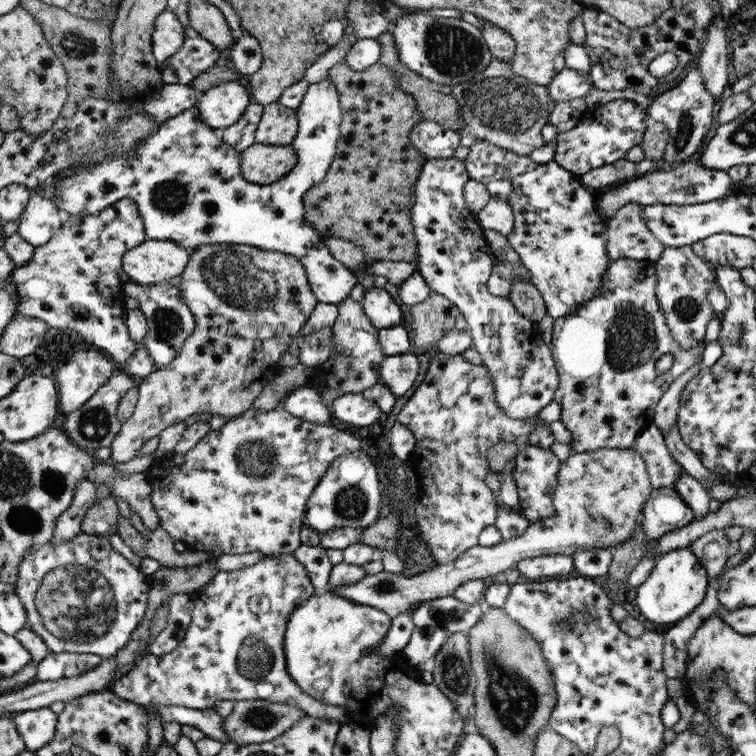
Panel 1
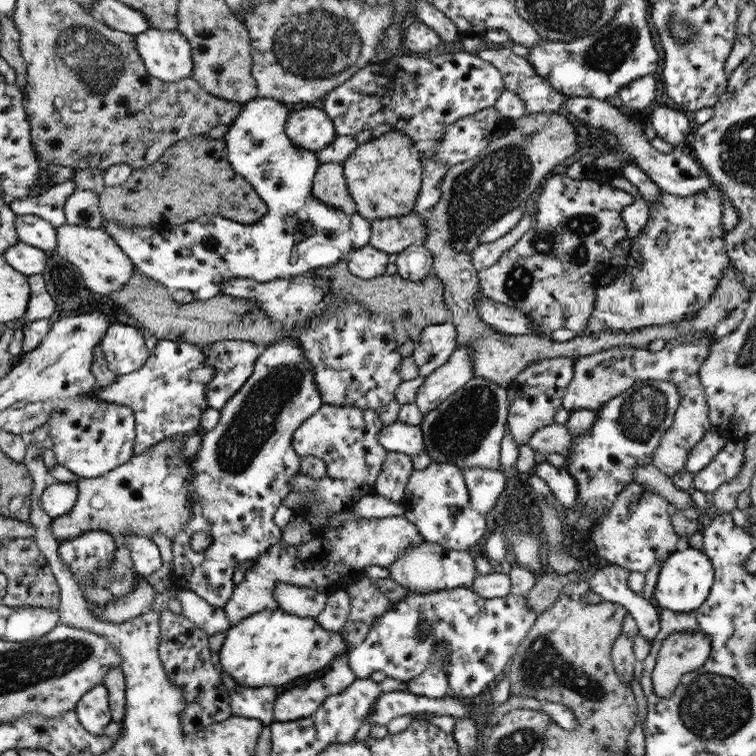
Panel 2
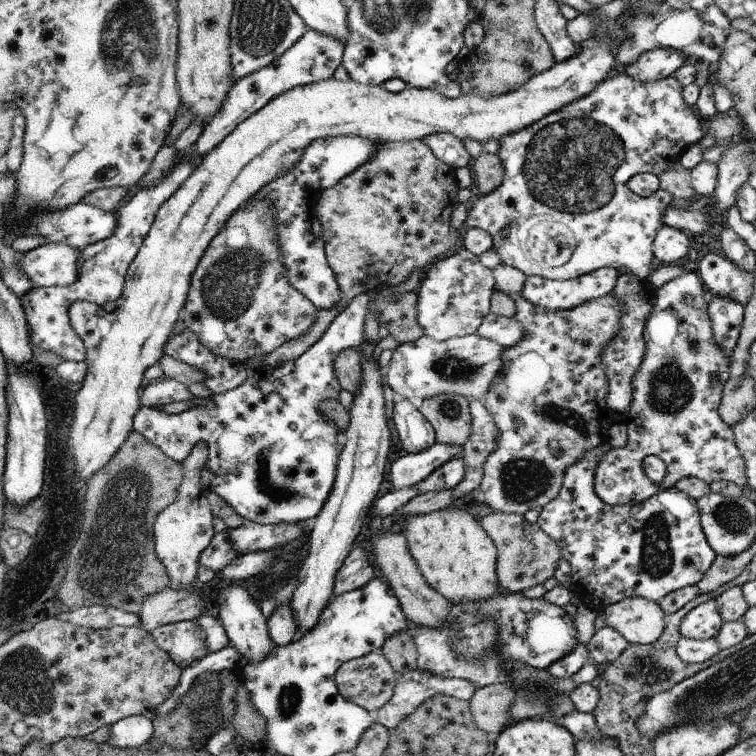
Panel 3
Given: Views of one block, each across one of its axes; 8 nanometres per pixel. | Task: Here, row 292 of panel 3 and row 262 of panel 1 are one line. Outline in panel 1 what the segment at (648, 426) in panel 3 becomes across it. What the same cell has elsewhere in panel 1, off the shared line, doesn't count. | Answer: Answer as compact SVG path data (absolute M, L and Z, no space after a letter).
M691 246L665 247L660 258L653 263L657 276L655 293L666 324L682 350L694 348L704 338L706 325L714 313L707 296L709 290L717 284L715 271L694 253Z

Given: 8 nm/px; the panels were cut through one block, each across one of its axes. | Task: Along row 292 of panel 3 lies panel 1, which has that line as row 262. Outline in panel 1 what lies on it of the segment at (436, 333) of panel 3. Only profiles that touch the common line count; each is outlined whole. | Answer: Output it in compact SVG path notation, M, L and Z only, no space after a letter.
M452 158L426 159L415 180L410 221L417 242L417 270L434 295L442 295L459 308L470 331L473 347L494 379L495 399L516 420L532 421L529 443L546 448L556 442L548 425L538 422L541 410L553 401L559 374L551 348L536 330L536 323L524 318L509 298L494 296L487 287L493 271L493 253L485 243L482 225L465 203L464 185L469 174L465 161Z

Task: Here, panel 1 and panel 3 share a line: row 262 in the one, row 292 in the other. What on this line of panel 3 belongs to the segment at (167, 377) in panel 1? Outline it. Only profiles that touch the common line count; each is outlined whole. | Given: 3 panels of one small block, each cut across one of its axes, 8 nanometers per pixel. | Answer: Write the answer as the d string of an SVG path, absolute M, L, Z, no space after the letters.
M247 199L246 202L229 218L221 231L209 244L209 248L202 255L200 262L197 264L197 270L193 272L192 284L189 288L188 302L185 303L181 312L182 319L185 322L186 329L193 330L197 333L201 343L207 346L215 355L229 358L230 360L250 362L258 357L270 357L274 354L278 347L291 340L300 338L305 335L310 327L317 322L317 314L320 309L309 297L305 297L297 288L294 288L288 280L285 270L285 258L281 253L281 245L277 239L277 224L275 223L275 210L271 208L271 204L264 199Z

